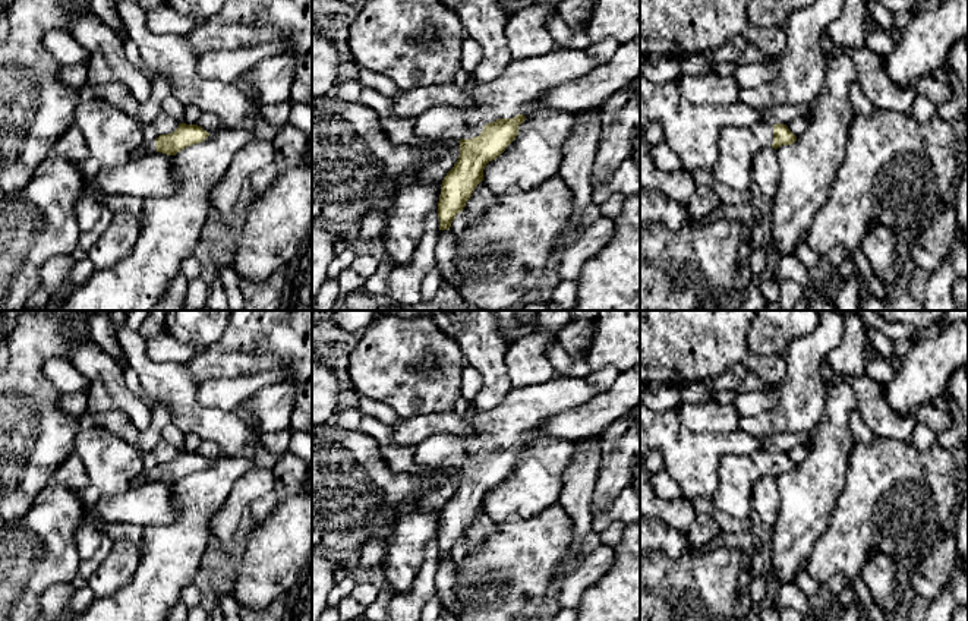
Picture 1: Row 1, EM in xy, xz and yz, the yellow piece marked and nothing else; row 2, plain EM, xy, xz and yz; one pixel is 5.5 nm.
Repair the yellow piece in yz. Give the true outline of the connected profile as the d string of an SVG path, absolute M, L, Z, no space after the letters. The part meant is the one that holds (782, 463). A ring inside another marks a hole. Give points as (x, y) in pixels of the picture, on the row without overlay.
M762 450L744 455L722 455L712 502L735 518L747 518L753 511L753 485L762 477L776 477L795 469L797 464L782 451L772 454Z

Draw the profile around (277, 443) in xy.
M291 429L271 432L271 434L259 434L261 444L274 455L281 457L288 451L291 439Z

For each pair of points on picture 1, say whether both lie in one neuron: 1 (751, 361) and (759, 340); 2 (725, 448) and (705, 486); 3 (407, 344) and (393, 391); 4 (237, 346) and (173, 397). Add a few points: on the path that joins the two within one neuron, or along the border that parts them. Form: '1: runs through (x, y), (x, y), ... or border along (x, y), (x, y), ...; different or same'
1: border along (750, 325), (747, 347), (756, 355), (778, 353); different
2: runs through (715, 454), (705, 465), (705, 476); same
3: runs through (396, 356), (393, 359), (393, 380); same
4: border along (182, 362), (188, 365), (189, 372), (198, 382); different

